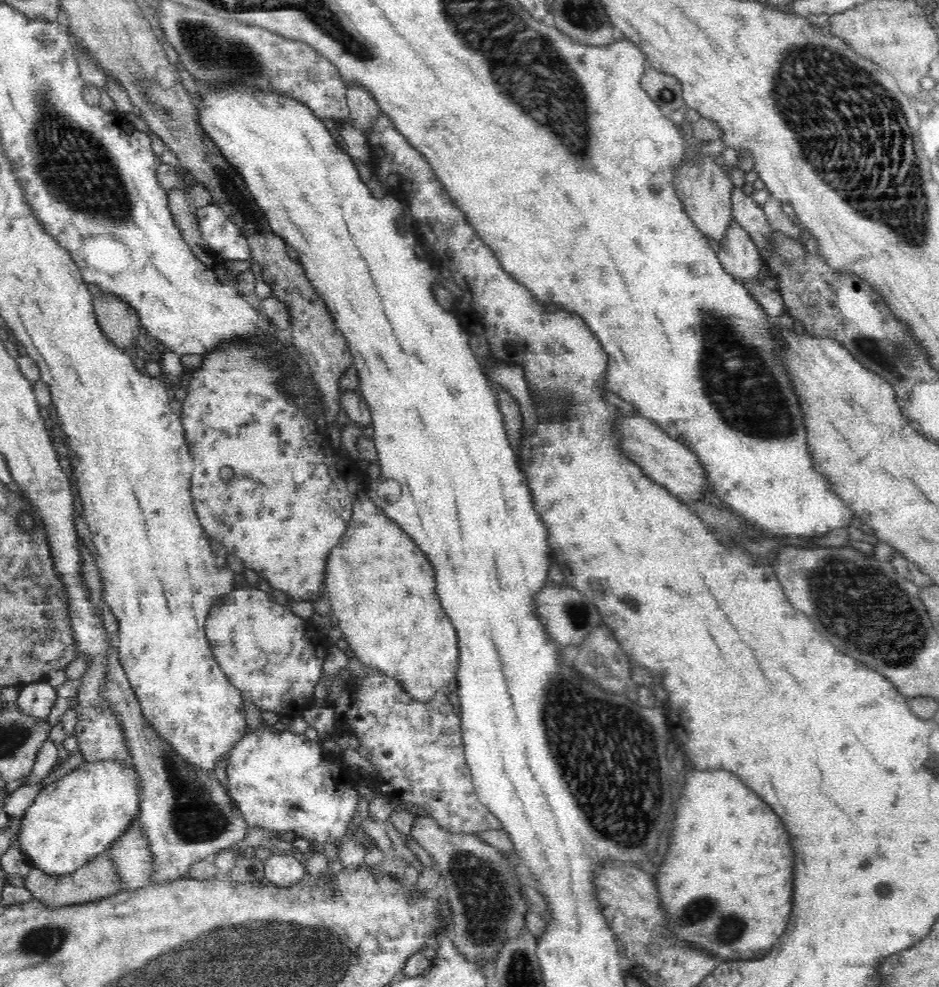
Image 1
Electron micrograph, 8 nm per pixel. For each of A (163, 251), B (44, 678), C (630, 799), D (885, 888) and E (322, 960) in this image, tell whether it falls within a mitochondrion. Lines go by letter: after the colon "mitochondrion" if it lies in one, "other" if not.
A: other
B: other
C: mitochondrion
D: mitochondrion
E: mitochondrion

